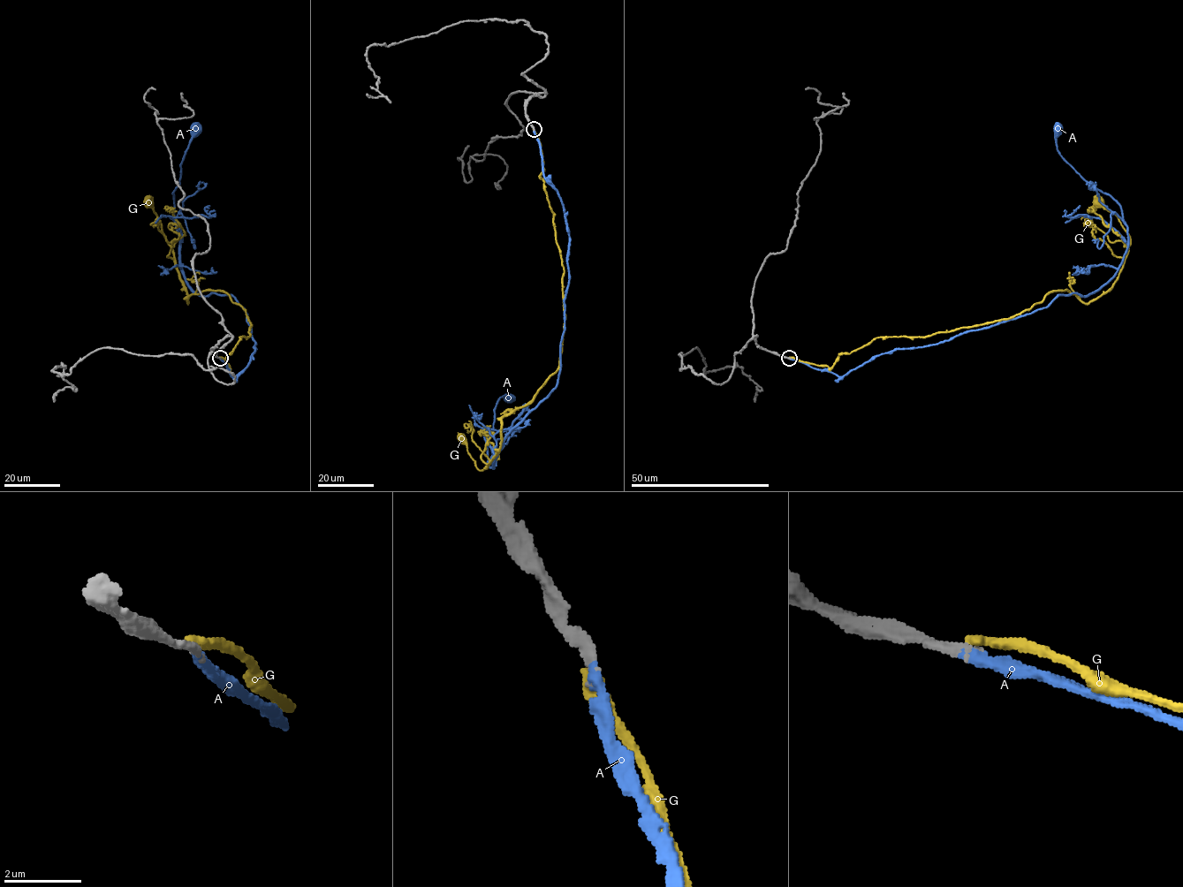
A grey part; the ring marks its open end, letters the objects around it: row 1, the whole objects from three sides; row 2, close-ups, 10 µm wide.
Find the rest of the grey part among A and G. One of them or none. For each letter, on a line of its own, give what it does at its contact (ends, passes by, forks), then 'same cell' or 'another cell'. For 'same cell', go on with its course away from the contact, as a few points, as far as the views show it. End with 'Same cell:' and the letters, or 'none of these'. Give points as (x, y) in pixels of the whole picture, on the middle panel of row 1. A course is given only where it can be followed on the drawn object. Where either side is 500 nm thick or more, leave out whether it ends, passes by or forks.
A: it ends | same cell | via (533, 129), (569, 236), (560, 371), (490, 468), (494, 408), (510, 398)
G: it ends | another cell
Same cell: A

